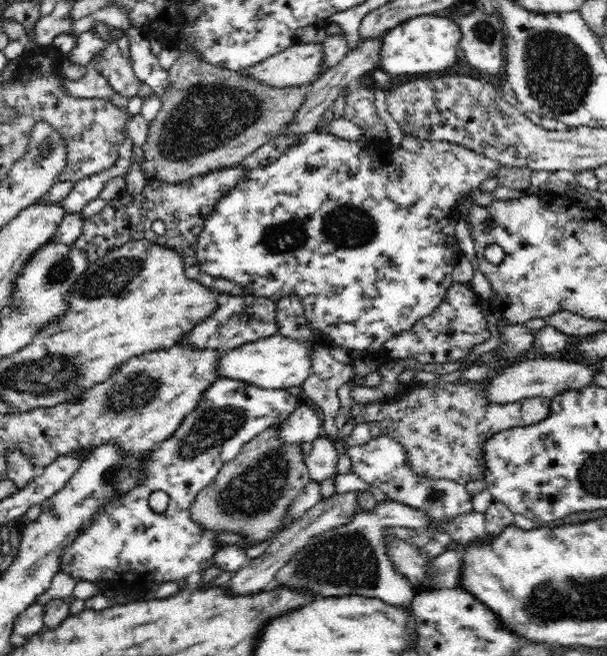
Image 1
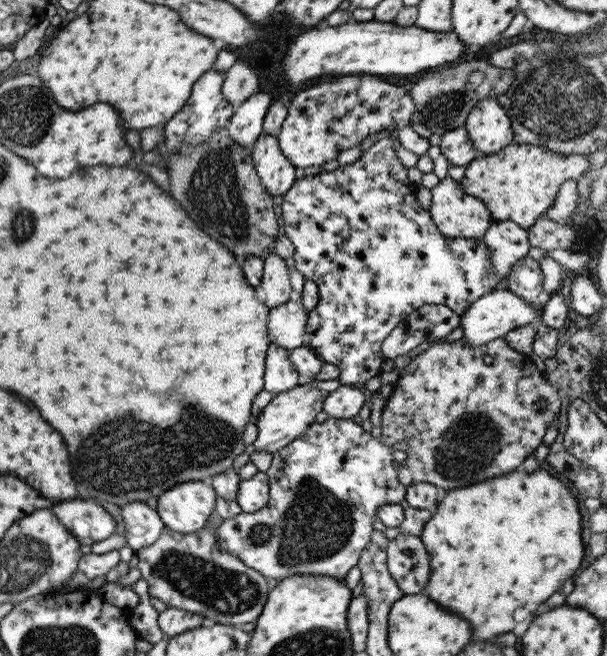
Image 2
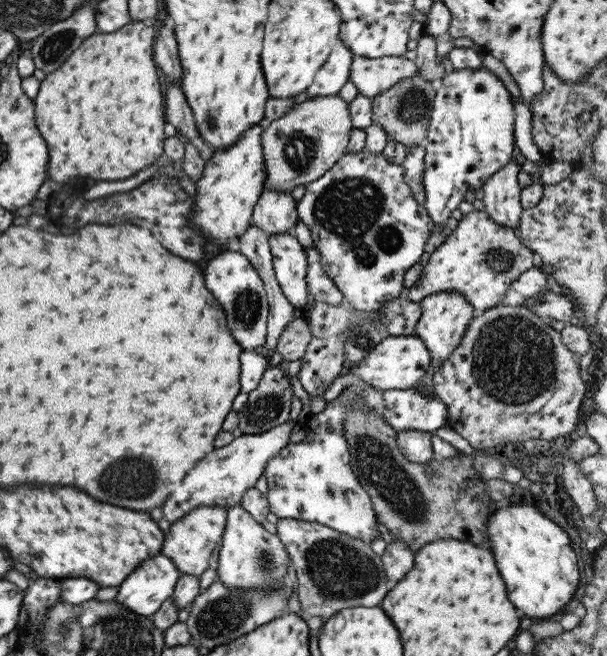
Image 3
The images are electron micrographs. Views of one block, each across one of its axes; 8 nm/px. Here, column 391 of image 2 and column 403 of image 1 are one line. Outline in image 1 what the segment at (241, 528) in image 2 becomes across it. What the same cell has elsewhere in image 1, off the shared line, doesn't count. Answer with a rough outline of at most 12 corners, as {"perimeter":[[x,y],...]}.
{"perimeter":[[381,434],[343,450],[360,480],[434,519],[472,512],[453,480],[416,476]]}

